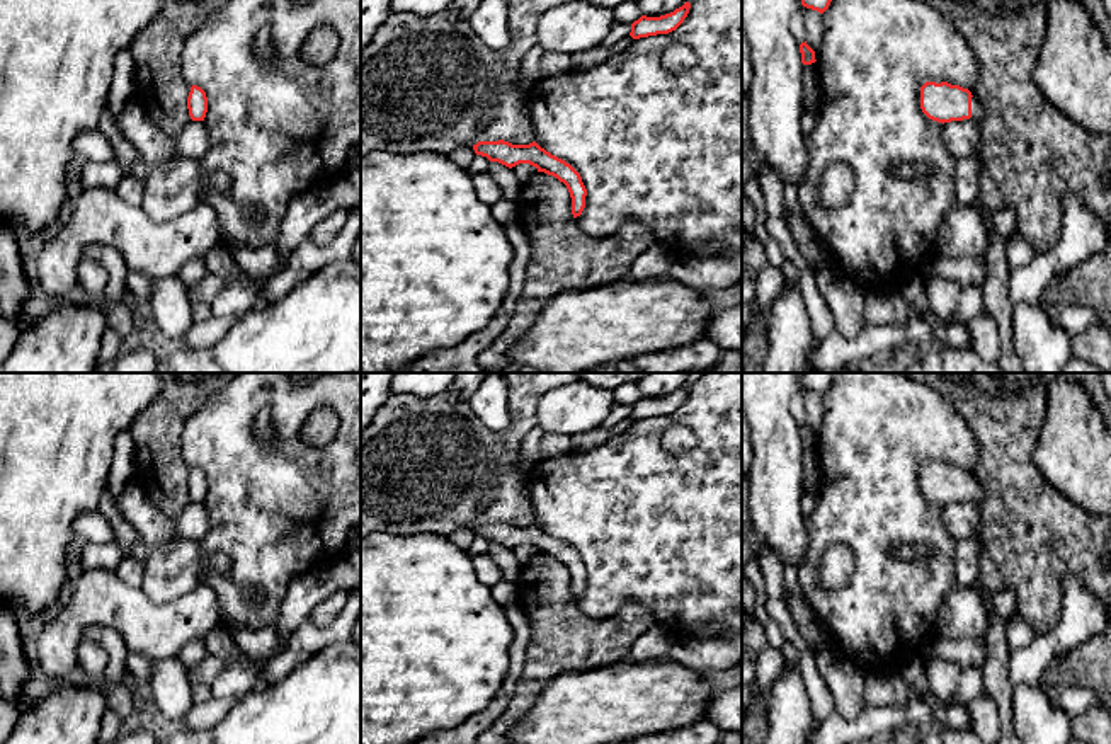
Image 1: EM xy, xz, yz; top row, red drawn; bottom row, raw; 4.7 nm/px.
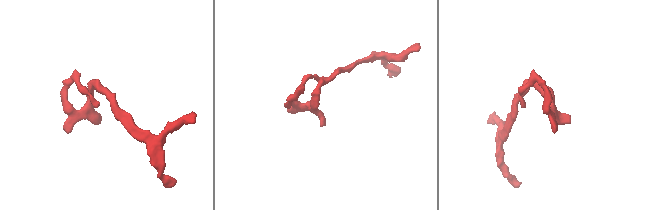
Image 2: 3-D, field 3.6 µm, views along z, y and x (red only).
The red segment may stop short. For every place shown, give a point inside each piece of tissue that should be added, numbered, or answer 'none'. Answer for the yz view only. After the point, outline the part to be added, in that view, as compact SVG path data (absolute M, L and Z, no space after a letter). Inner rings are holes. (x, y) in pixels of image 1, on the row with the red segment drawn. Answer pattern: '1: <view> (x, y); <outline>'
1: yz (977, 109); M975 95L971 97L971 117L970 119L973 123L978 123L983 119L983 106Z

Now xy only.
none

